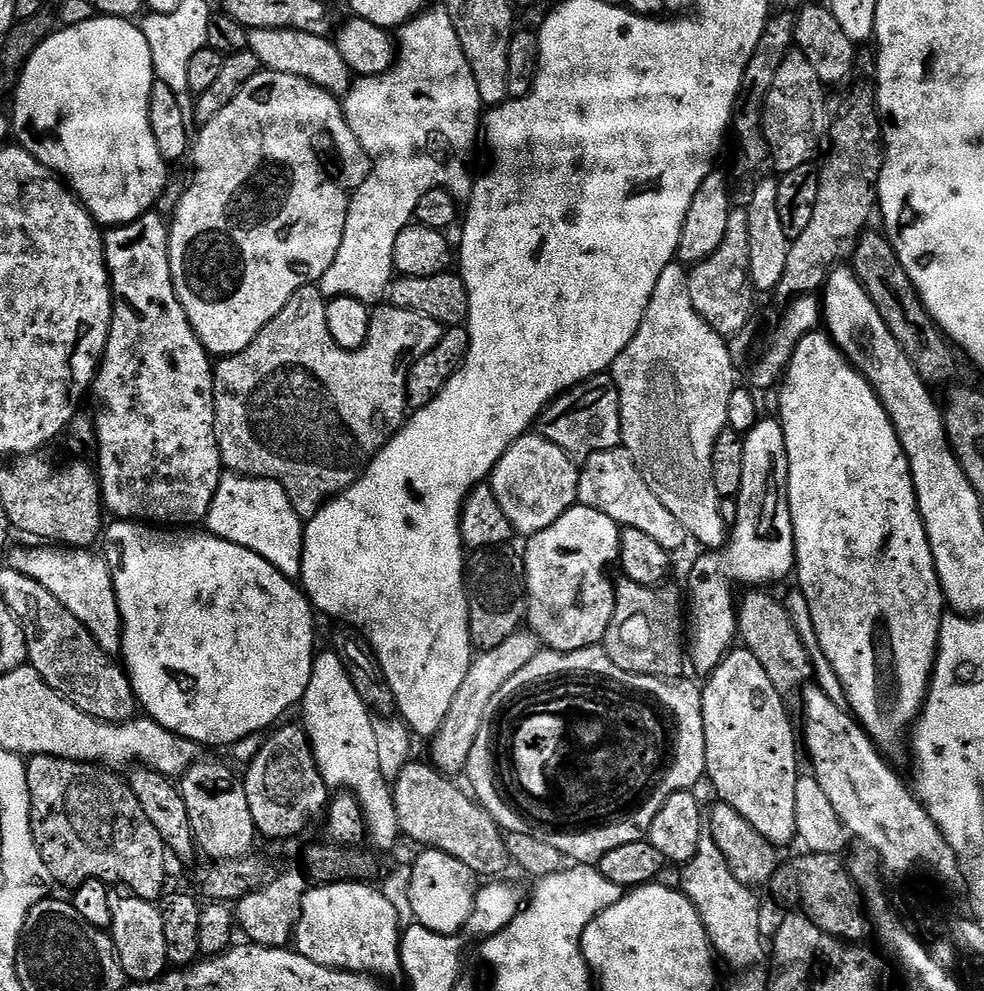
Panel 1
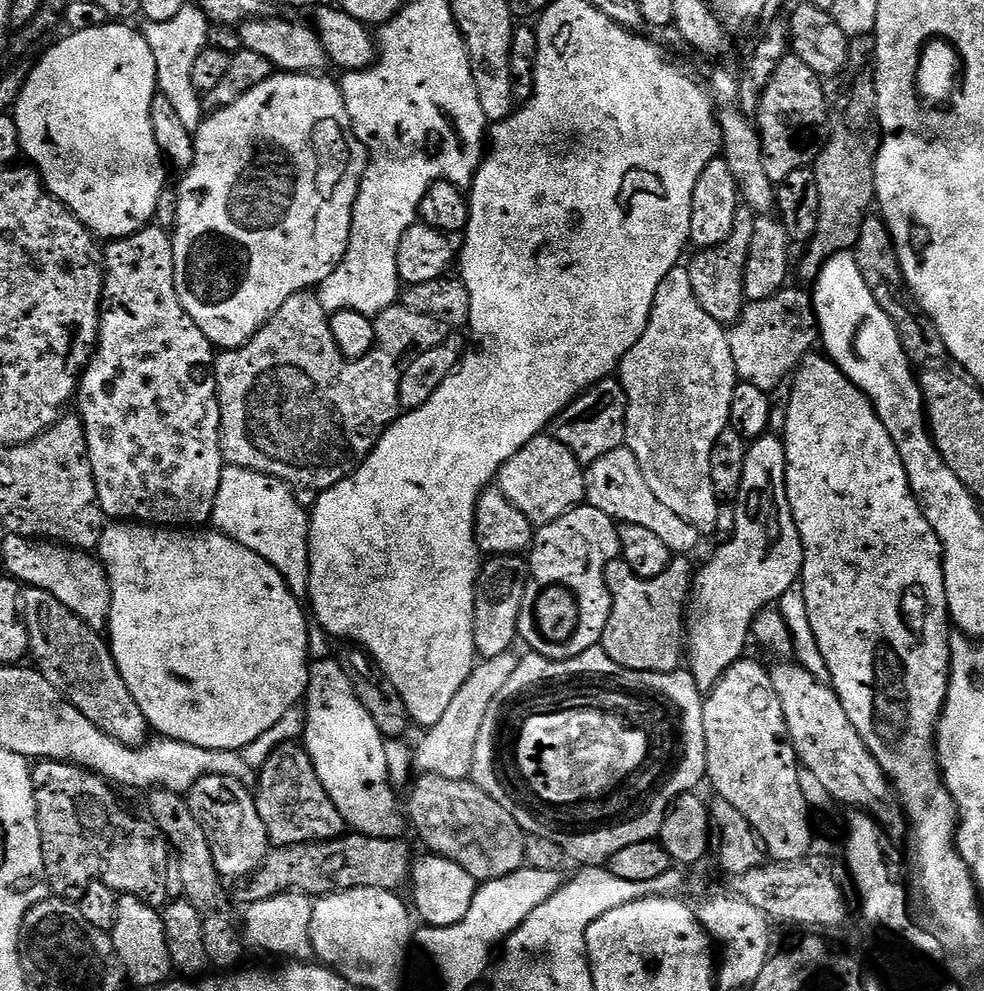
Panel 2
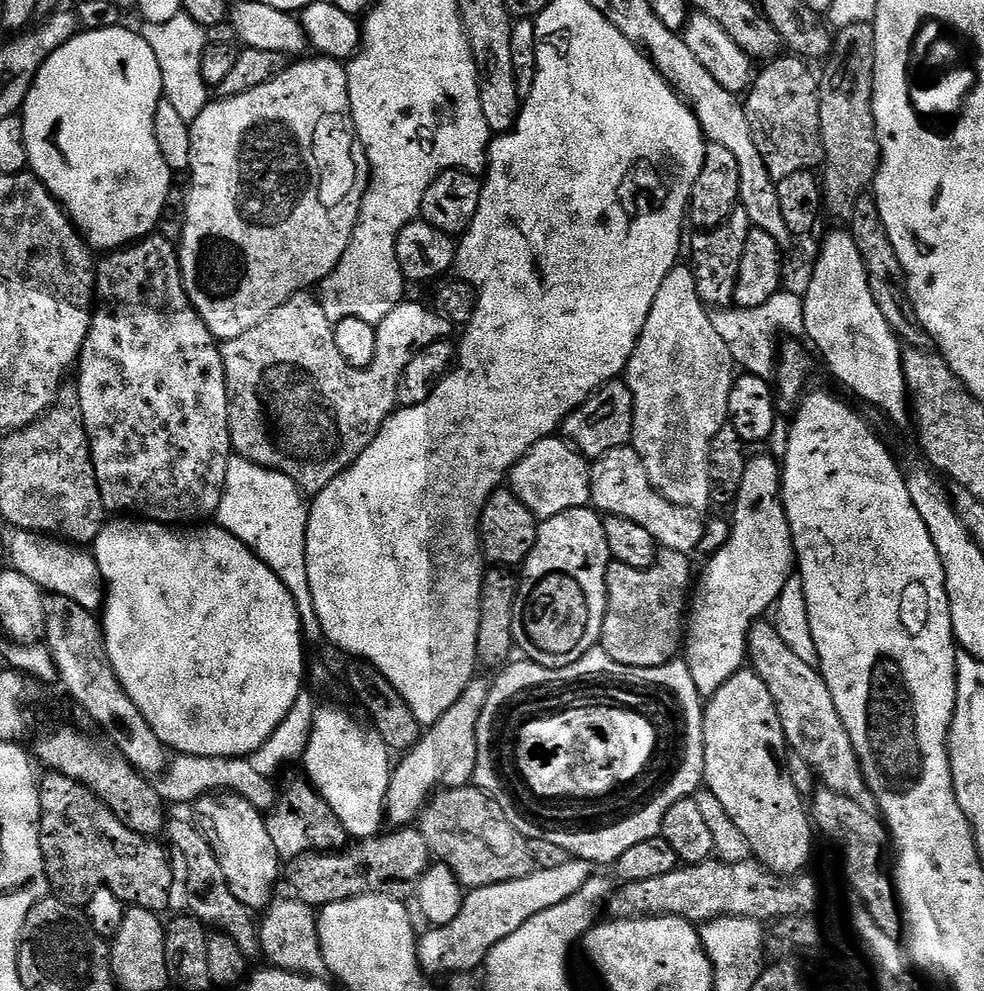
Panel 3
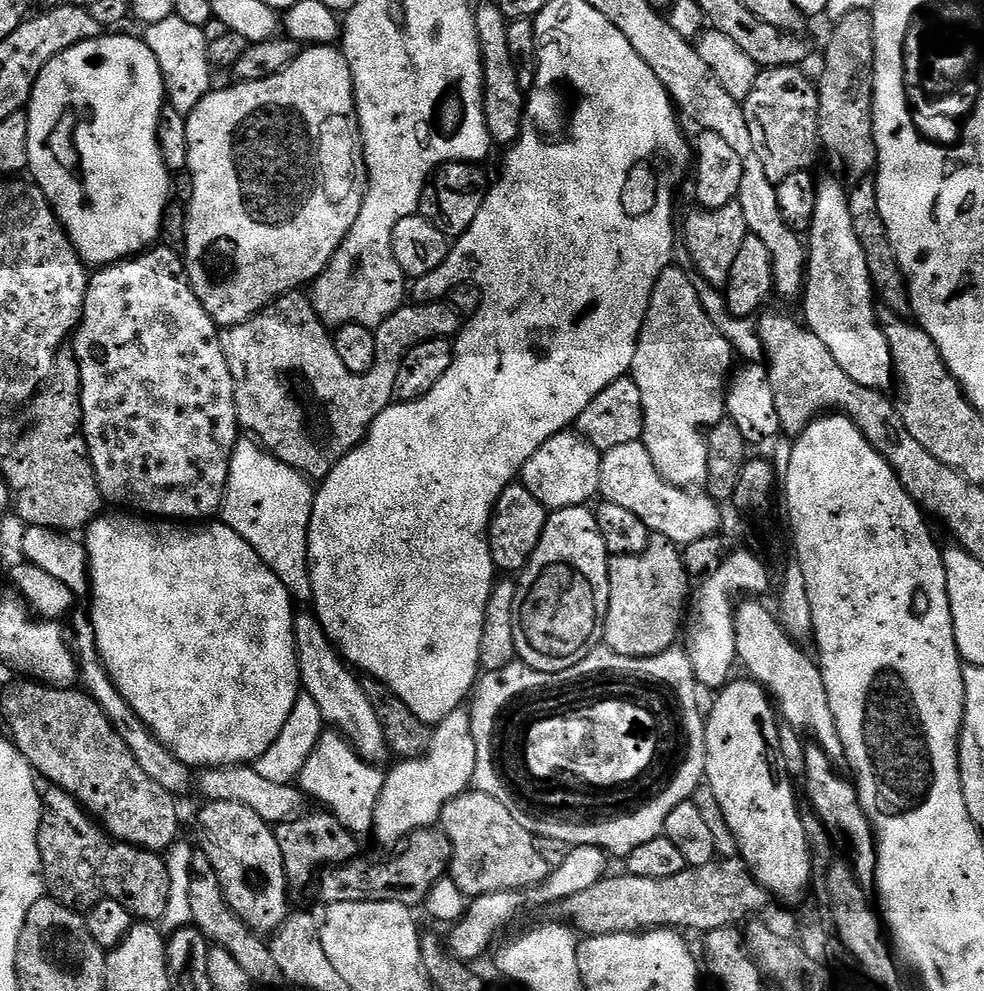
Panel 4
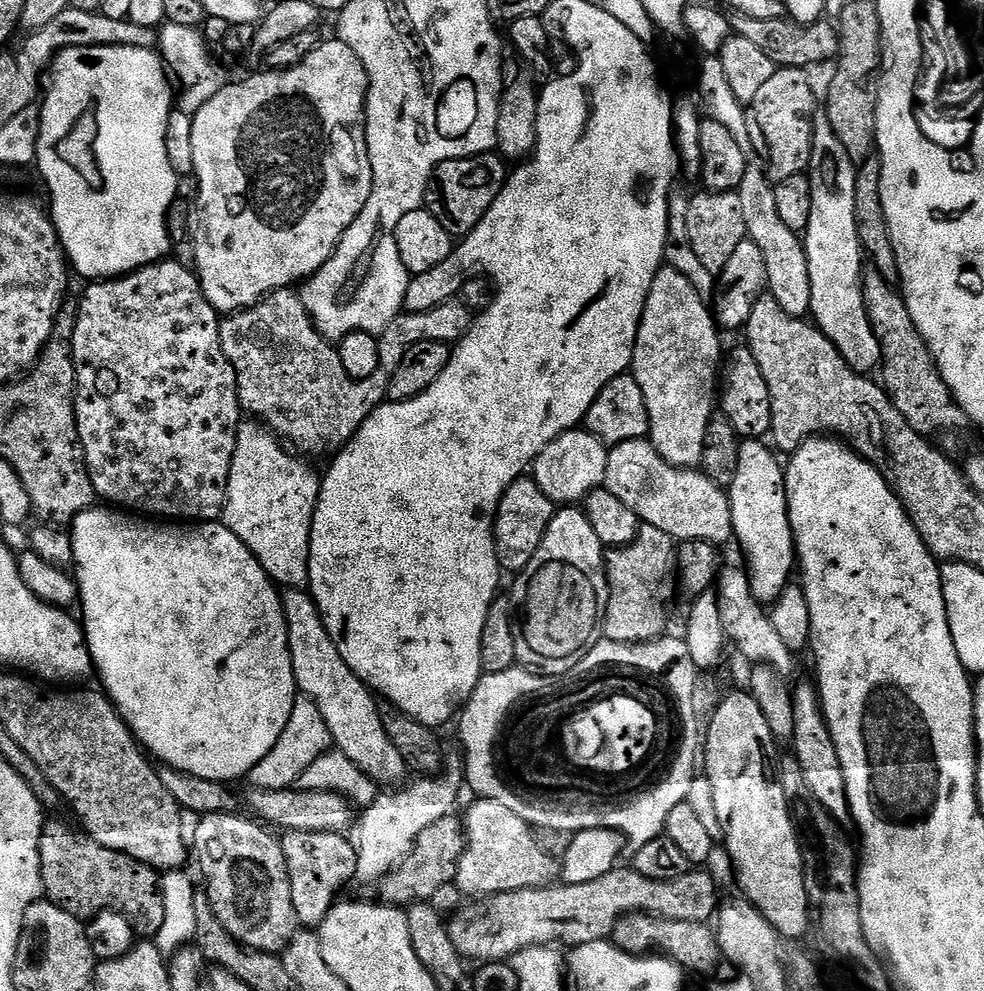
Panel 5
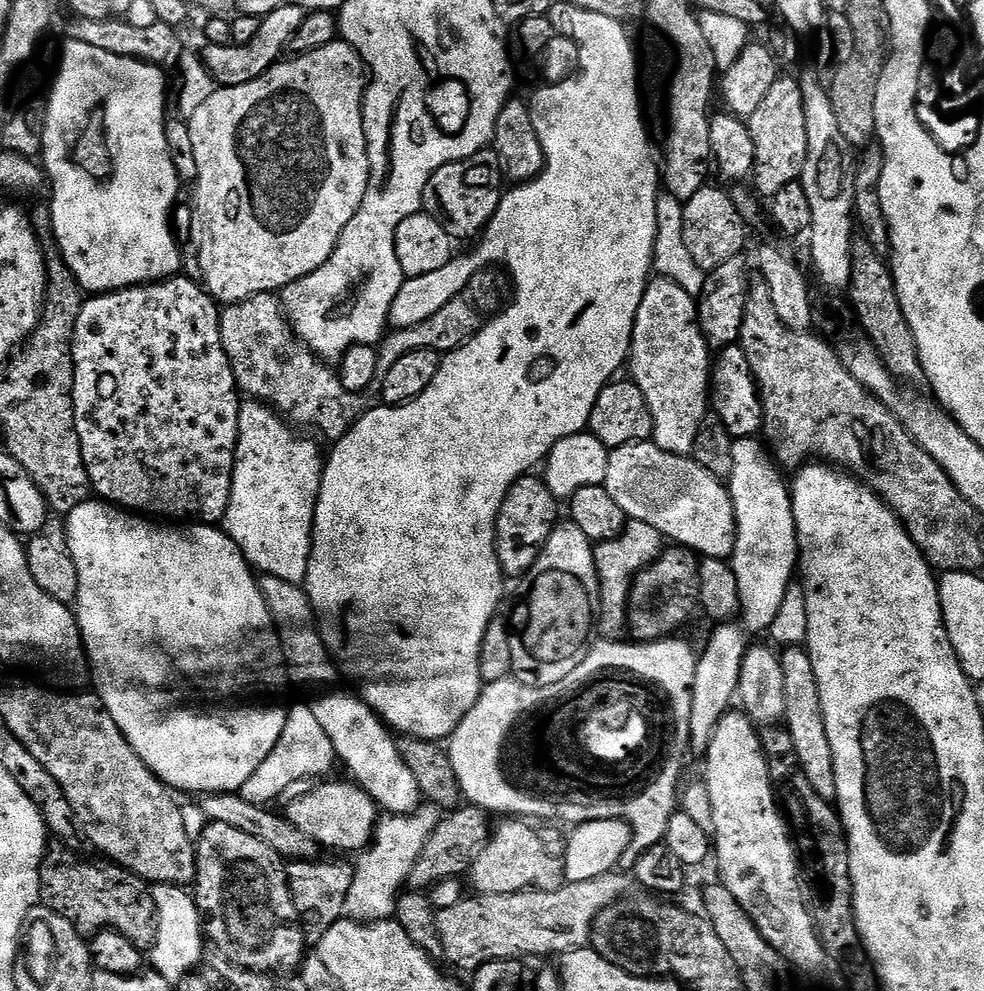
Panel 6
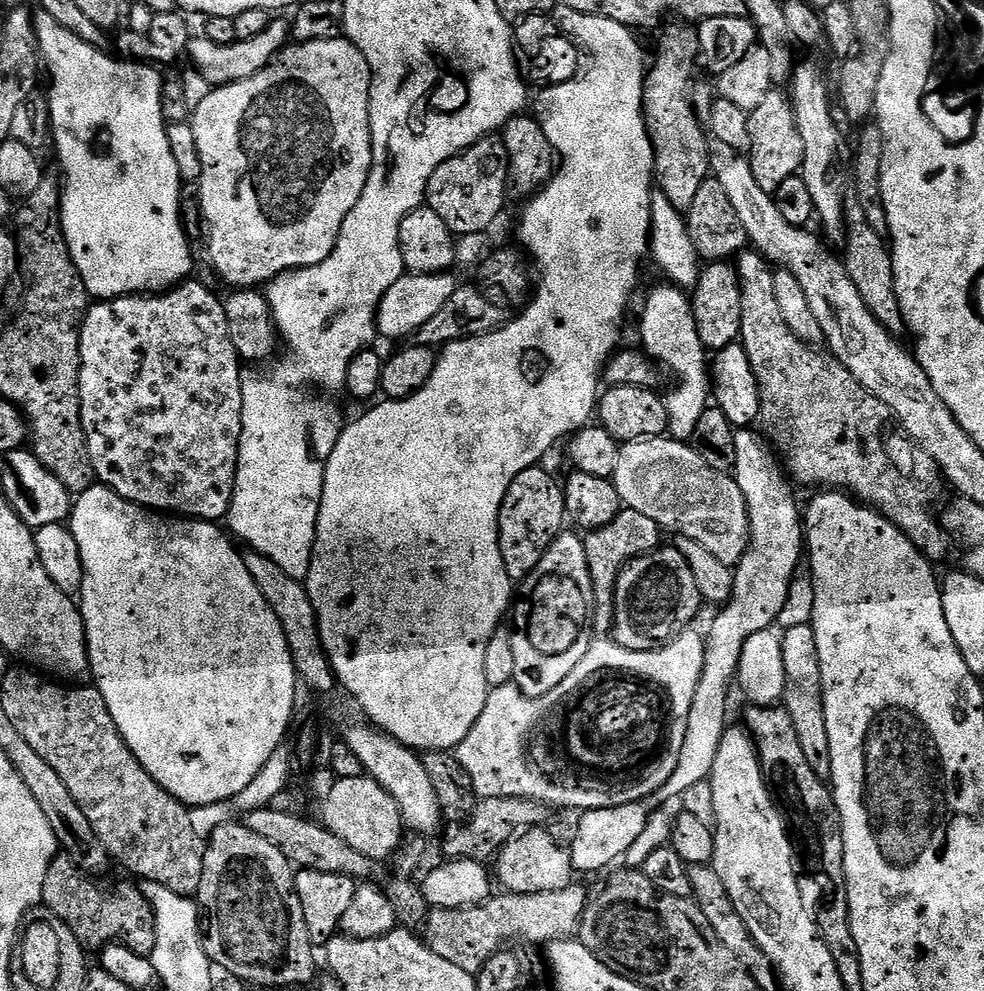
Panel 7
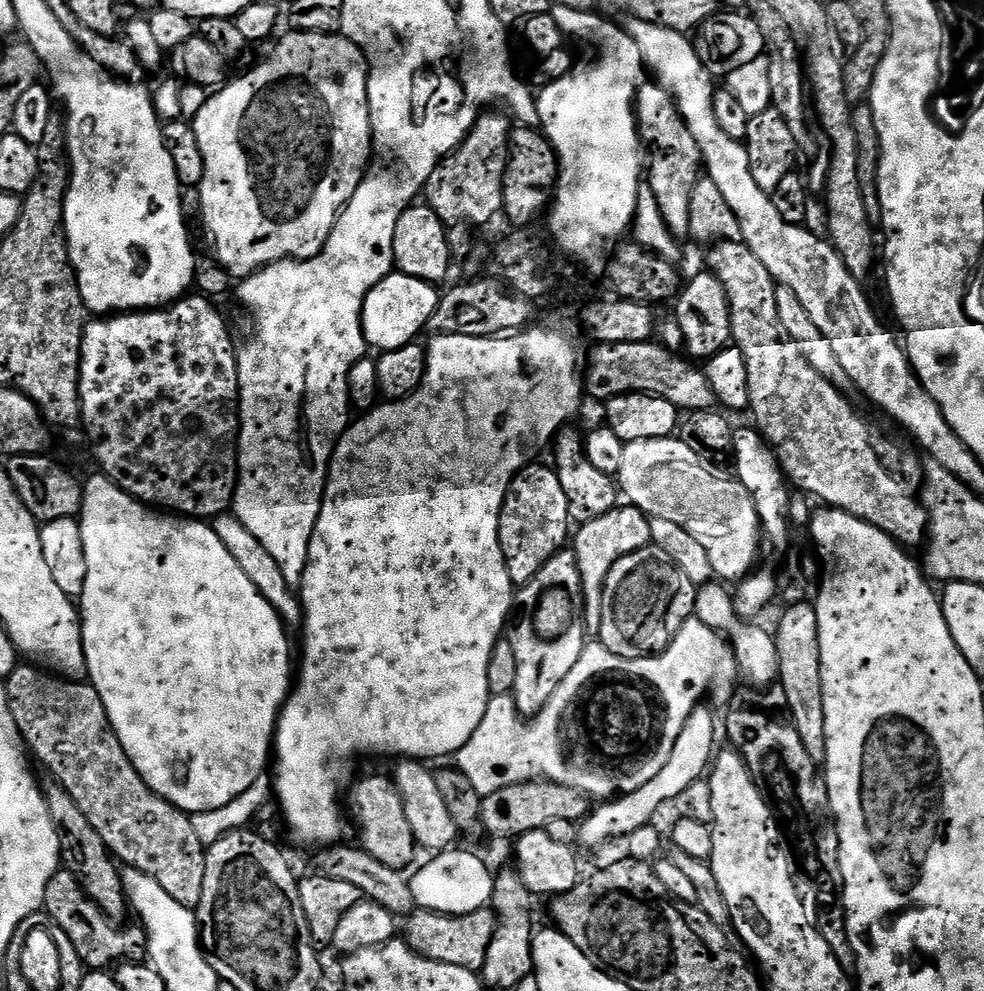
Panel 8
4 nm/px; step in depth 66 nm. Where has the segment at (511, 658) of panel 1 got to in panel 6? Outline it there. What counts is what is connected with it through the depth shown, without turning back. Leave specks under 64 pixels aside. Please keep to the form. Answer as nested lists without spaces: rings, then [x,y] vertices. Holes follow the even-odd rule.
[[[428,802],[404,815],[388,814],[377,823],[376,834],[371,844],[359,853],[354,867],[354,883],[346,898],[345,913],[353,920],[371,922],[390,920],[396,914],[396,901],[411,877],[414,866],[422,854],[422,846],[434,834],[442,819],[441,809]],[[384,817],[385,820],[384,820]],[[401,887],[401,888],[400,888]]]

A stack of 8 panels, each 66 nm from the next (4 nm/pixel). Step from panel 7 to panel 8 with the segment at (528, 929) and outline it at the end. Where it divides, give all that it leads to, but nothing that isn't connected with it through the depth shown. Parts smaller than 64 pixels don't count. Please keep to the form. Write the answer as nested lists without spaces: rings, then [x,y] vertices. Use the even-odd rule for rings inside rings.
[[[491,907],[479,908],[470,914],[451,916],[445,912],[413,911],[402,924],[402,939],[419,956],[434,962],[446,962],[450,966],[462,966],[462,970],[479,973],[486,962],[486,950],[490,946],[492,932],[496,929],[496,914]]]

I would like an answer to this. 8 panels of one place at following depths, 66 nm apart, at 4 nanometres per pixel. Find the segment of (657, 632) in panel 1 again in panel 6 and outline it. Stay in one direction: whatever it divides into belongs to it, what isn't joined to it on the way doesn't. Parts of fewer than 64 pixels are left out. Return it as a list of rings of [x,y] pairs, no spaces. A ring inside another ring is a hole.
[[[628,520],[614,538],[599,541],[594,548],[594,562],[600,583],[598,632],[604,638],[616,638],[629,623],[629,596],[633,580],[646,567],[660,558],[666,549],[666,538],[646,522]]]

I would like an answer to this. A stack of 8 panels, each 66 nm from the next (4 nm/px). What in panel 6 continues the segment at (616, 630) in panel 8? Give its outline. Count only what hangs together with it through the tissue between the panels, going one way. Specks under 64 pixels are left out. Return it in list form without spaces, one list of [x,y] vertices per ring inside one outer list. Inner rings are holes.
[[[670,546],[665,549],[658,560],[644,568],[633,580],[629,596],[629,623],[628,628],[635,641],[639,643],[652,643],[673,635],[688,618],[697,611],[700,601],[700,560],[697,553],[691,549],[679,546]]]

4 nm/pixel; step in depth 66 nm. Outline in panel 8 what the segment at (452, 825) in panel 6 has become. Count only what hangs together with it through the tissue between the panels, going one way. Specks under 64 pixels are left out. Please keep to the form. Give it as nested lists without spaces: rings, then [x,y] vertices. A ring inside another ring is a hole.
[[[547,779],[528,780],[523,784],[505,786],[502,790],[483,797],[483,801],[485,833],[489,837],[497,836],[498,839],[509,842],[526,835],[527,832],[544,830],[553,820],[583,821],[590,811],[590,800],[584,793]]]

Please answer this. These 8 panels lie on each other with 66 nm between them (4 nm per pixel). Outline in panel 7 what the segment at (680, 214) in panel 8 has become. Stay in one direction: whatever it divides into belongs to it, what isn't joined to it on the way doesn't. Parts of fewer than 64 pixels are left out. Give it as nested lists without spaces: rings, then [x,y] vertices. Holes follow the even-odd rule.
[[[684,22],[669,23],[663,32],[664,41],[660,44],[660,53],[653,64],[651,61],[644,78],[644,125],[648,128],[648,136],[652,139],[652,149],[656,155],[655,183],[670,205],[684,214],[690,202],[694,202],[698,186],[702,186],[702,182],[710,176],[709,133],[706,128],[704,133],[700,125],[701,117],[693,105],[688,88],[692,71],[698,68],[702,36],[695,27]]]

